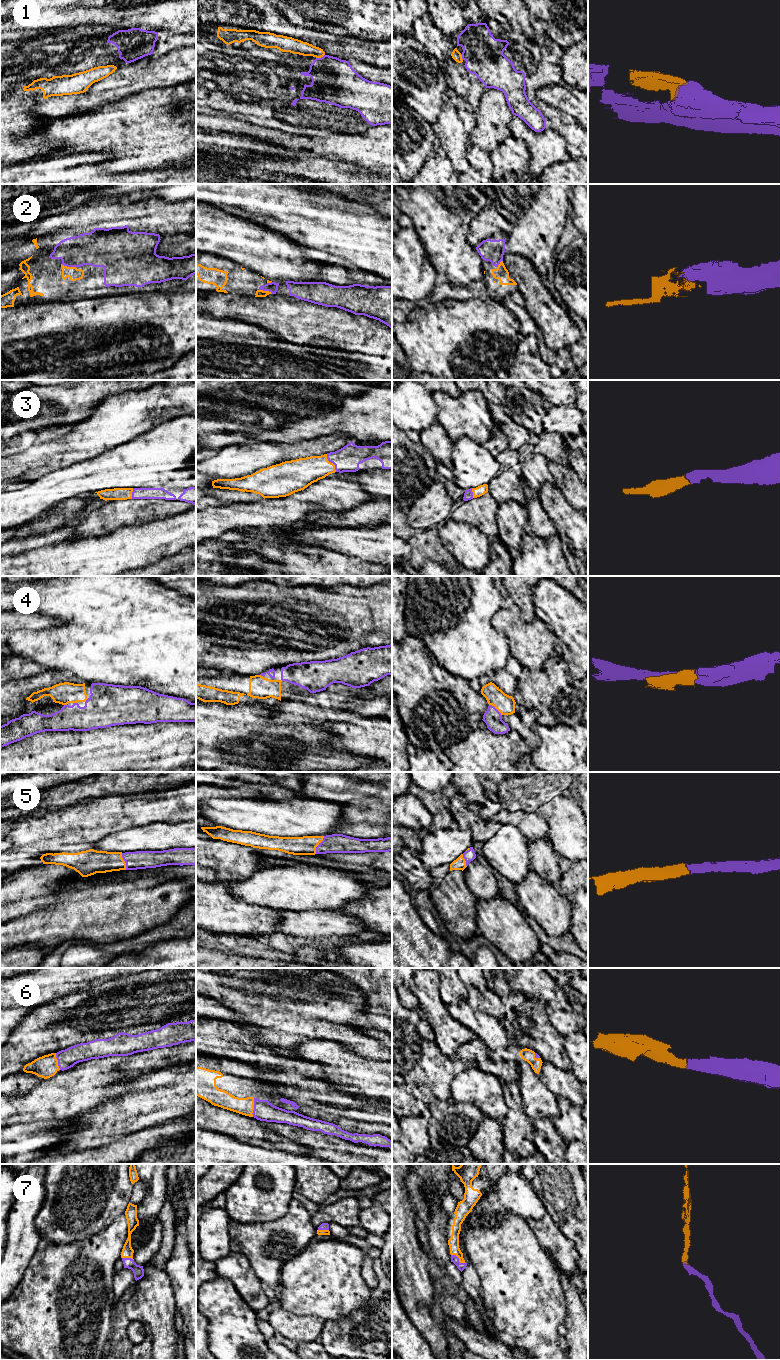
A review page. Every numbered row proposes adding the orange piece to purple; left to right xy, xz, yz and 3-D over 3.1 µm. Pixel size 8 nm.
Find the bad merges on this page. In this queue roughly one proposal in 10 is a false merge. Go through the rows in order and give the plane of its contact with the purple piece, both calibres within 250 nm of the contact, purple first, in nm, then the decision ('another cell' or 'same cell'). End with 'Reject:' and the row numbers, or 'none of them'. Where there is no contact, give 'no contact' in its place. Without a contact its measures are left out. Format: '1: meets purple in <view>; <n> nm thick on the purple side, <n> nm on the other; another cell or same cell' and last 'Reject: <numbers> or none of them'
1: meets purple in xz; 360 nm thick on the purple side, 120 nm on the other; same cell
2: meets purple in xy; 260 nm thick on the purple side, 100 nm on the other; same cell
3: meets purple in xz; 200 nm thick on the purple side, 240 nm on the other; same cell
4: meets purple in yz; 150 nm thick on the purple side, 160 nm on the other; same cell
5: meets purple in xz; 160 nm thick on the purple side, 160 nm on the other; same cell
6: meets purple in xz; 160 nm thick on the purple side, 140 nm on the other; same cell
7: meets purple in yz; 60 nm thick on the purple side, 90 nm on the other; same cell
Reject: none of them

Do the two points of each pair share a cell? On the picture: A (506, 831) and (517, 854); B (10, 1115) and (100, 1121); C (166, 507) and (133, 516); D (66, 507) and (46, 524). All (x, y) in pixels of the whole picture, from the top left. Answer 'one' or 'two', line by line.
A: one
B: two
C: one
D: one

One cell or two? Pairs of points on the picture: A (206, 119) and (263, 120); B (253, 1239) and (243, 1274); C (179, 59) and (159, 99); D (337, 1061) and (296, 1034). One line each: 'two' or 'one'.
A: two
B: two
C: two
D: two

